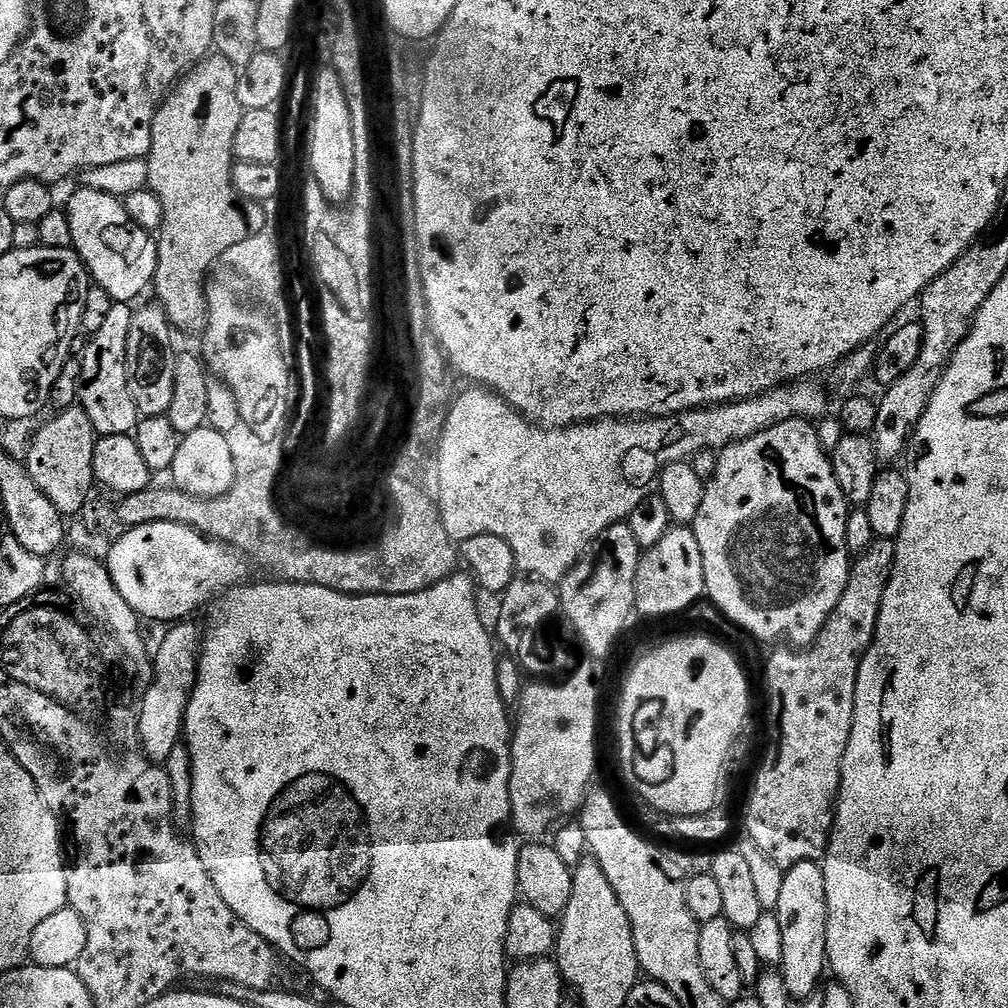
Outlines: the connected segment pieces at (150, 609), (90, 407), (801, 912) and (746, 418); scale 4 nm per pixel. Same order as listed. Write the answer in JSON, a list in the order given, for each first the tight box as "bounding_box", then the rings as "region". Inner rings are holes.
[{"bounding_box":[106,522,250,626],"region":[[[150,522],[121,533],[106,555],[106,563],[114,578],[114,586],[118,586],[118,594],[122,594],[122,598],[126,598],[126,602],[130,602],[133,610],[145,621],[161,620],[164,626],[187,621],[191,617],[188,615],[198,611],[212,595],[215,597],[243,585],[249,579],[250,561],[244,553],[220,540],[213,540],[196,528],[174,522]]]},{"bounding_box":[79,303,142,436],"region":[[[113,303],[112,309],[96,333],[90,336],[80,360],[81,380],[79,407],[90,414],[100,436],[126,436],[135,433],[142,417],[130,394],[128,367],[126,366],[126,342],[130,334],[133,309],[127,303]]]},{"bounding_box":[775,861,828,1002],"region":[[[817,861],[798,862],[785,871],[782,878],[782,895],[778,898],[775,914],[782,934],[782,962],[778,965],[778,973],[791,999],[803,1002],[821,987],[828,963],[826,880],[823,867]]]},{"bounding_box":[436,386,762,582],"region":[[[472,386],[469,392],[464,392],[455,397],[451,403],[448,417],[446,418],[444,429],[441,432],[436,452],[436,480],[440,483],[440,496],[438,495],[438,507],[440,517],[446,526],[446,534],[453,542],[463,542],[477,536],[478,534],[494,534],[500,536],[514,550],[516,567],[521,573],[537,580],[547,580],[549,582],[559,582],[564,579],[564,575],[571,570],[575,564],[580,561],[580,557],[585,555],[591,549],[592,545],[599,540],[600,535],[610,526],[627,521],[634,510],[646,498],[644,488],[653,487],[654,481],[660,475],[660,469],[666,464],[679,461],[680,452],[700,452],[703,448],[716,448],[720,450],[729,443],[730,437],[724,433],[722,424],[716,420],[719,416],[728,416],[728,424],[732,434],[733,441],[743,440],[746,436],[752,436],[759,432],[762,424],[756,419],[759,418],[760,412],[751,403],[730,403],[714,409],[687,412],[680,419],[677,417],[670,418],[605,418],[603,420],[594,420],[591,422],[581,422],[570,424],[566,428],[543,428],[532,423],[526,416],[521,416],[511,404],[496,395],[495,392],[483,387]]]}]

